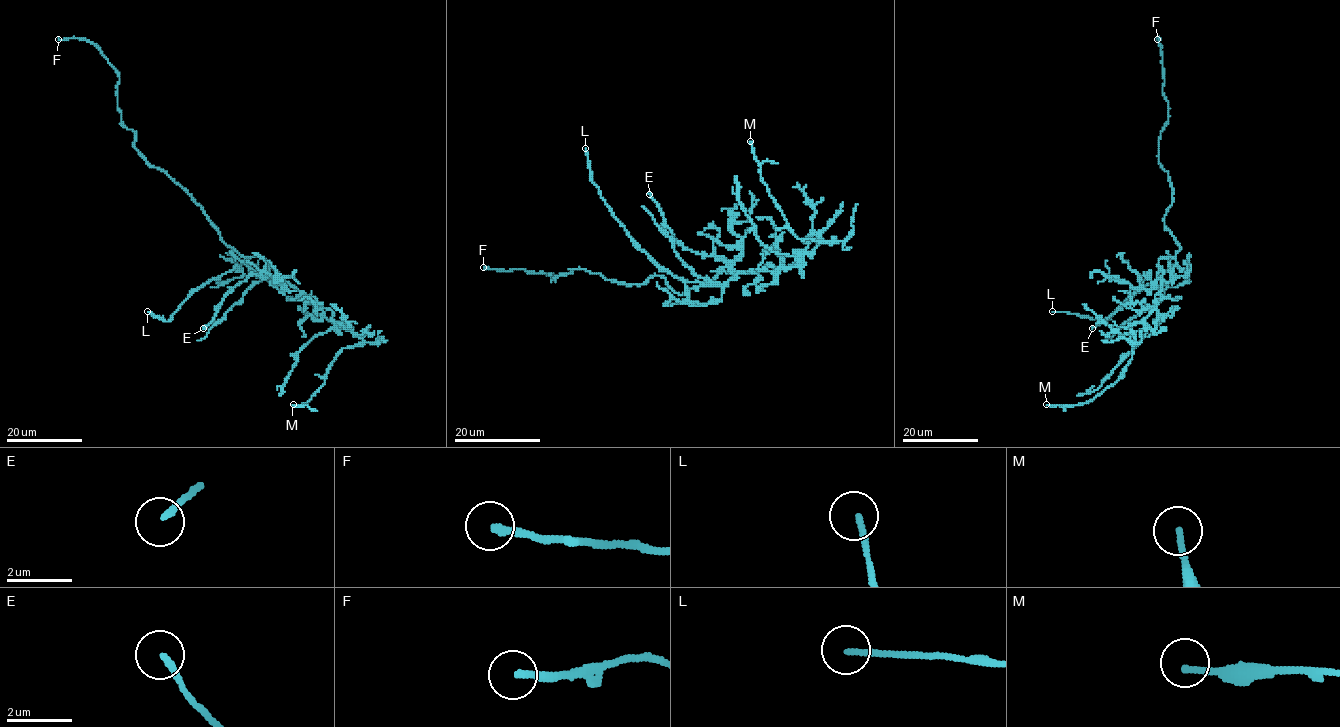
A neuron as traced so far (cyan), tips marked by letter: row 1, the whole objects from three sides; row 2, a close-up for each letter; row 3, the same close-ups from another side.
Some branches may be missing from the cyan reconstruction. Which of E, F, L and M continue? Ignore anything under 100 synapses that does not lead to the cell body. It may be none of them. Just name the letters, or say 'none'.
F

